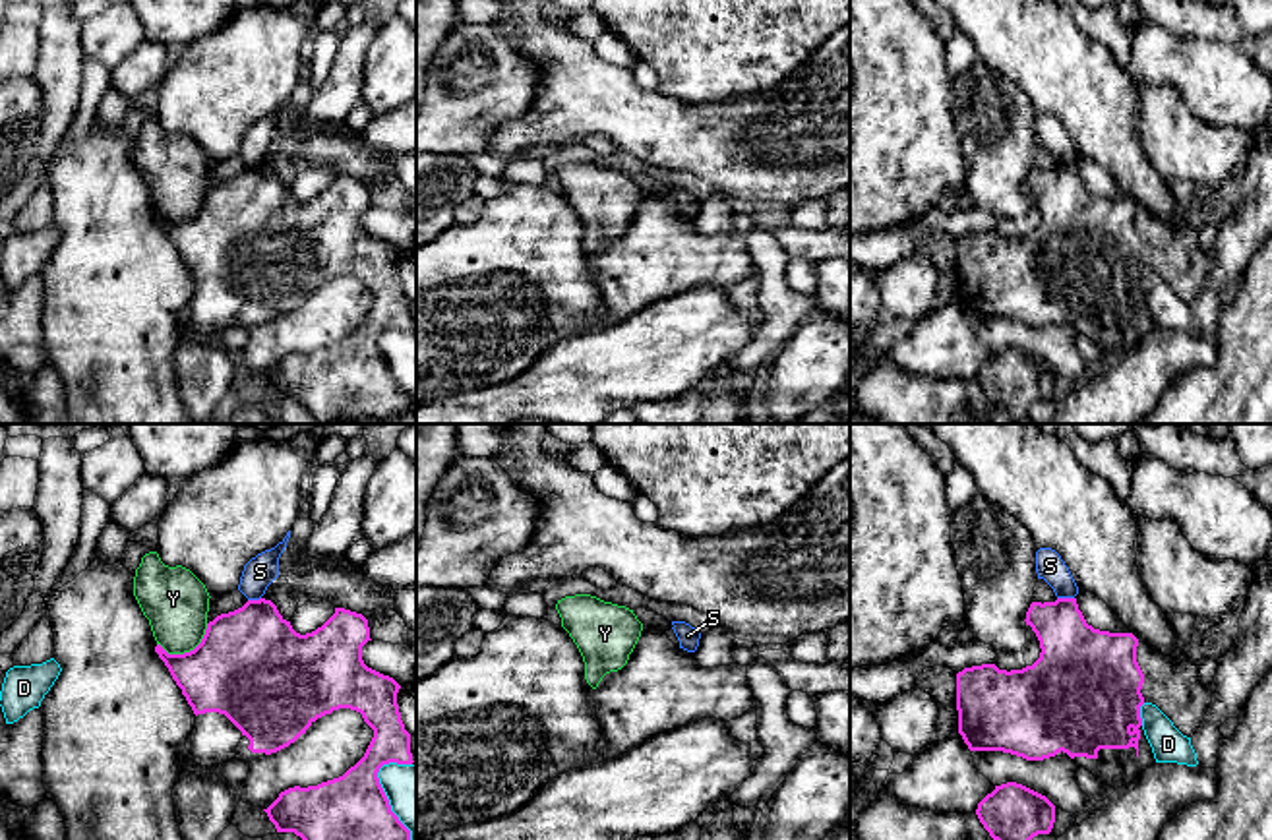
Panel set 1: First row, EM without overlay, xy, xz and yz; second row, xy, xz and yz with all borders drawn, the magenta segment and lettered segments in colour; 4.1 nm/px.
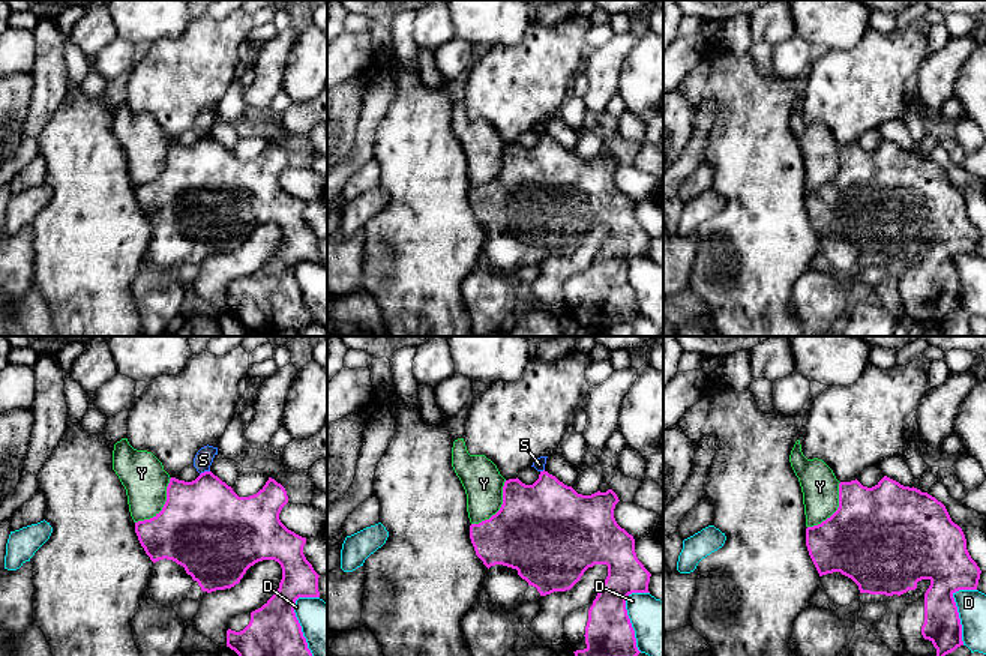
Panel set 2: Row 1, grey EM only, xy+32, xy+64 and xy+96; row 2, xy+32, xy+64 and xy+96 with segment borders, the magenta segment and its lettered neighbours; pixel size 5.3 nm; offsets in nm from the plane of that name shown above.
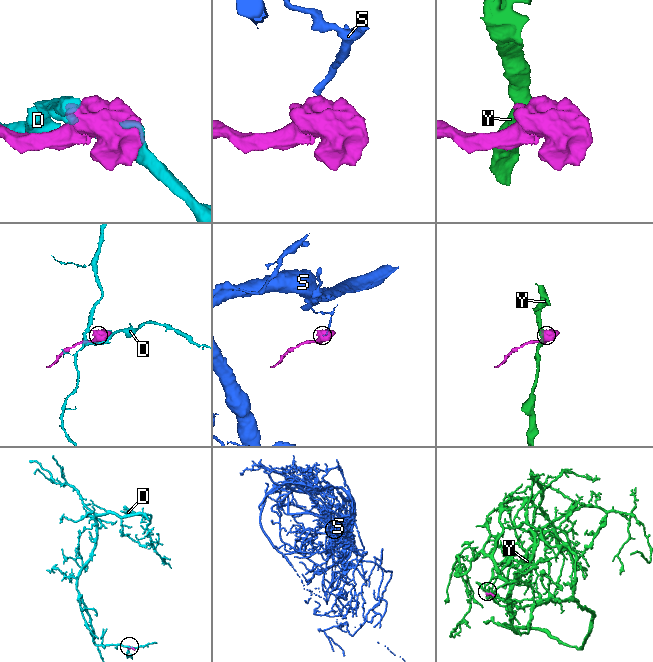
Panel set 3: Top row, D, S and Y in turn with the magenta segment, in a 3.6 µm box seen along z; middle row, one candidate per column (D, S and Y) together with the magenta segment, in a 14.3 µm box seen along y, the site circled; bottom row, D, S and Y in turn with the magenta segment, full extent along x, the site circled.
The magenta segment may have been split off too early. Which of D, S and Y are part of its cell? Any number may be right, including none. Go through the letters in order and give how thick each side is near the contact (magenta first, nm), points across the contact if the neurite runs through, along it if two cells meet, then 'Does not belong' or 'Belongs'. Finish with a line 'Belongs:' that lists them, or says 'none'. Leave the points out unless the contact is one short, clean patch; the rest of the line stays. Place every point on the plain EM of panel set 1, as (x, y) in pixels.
D: Thickness 340 nm (magenta) against 220 nm. Does not belong
S: Thickness 280 nm (magenta) against 120 nm. Boundary: yz (1058, 163), (1073, 165). Does not belong
Y: Thickness 420 nm (magenta) against 280 nm. Does not belong
Belongs: none

